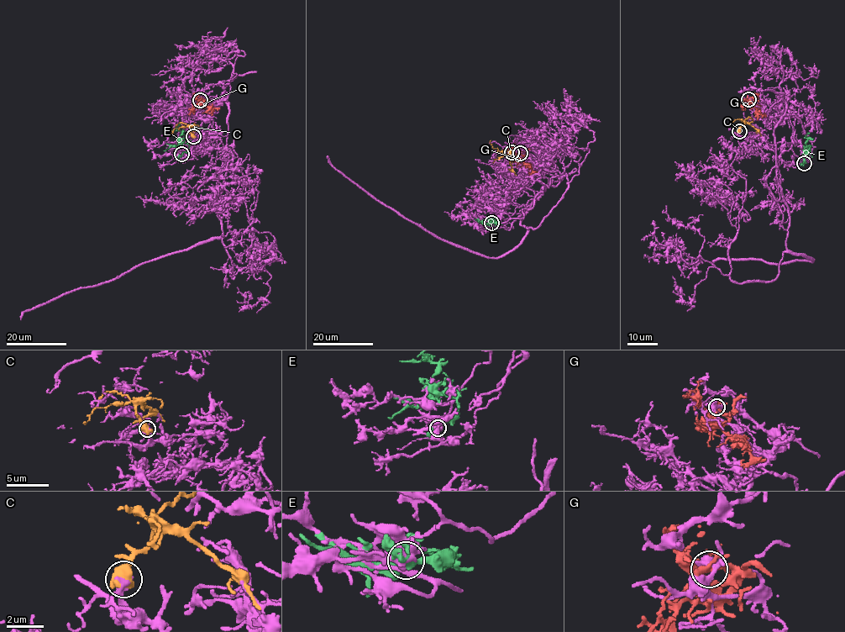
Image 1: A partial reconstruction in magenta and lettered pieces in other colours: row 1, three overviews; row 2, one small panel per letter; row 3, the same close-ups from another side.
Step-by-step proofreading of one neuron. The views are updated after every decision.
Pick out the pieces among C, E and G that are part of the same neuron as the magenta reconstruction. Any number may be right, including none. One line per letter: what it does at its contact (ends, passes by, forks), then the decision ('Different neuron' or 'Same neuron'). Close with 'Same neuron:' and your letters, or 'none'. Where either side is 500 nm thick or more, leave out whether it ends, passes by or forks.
C: Different neuron
E: It forks there. Different neuron
G: It forks there. Different neuron
Same neuron: none

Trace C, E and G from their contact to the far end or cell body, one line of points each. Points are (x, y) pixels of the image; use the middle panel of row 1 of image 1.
C: (511, 152), (503, 154), (494, 148), (490, 140)
E: (491, 223), (499, 221), (490, 219), (485, 224), (479, 223)
G: (520, 153), (524, 157), (522, 161), (532, 169), (528, 171)

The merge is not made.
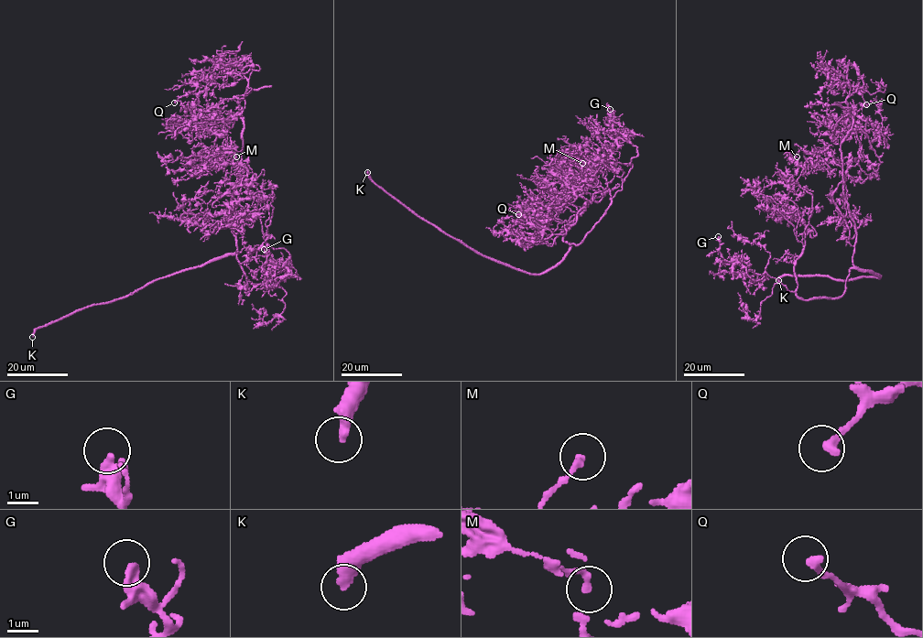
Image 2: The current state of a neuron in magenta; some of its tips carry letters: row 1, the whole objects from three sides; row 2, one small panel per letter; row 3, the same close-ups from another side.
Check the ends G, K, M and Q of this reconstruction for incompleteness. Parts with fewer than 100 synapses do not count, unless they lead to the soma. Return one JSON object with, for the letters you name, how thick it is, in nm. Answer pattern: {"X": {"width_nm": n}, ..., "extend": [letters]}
{"K": {"width_nm": 360}, "extend": ["K"]}

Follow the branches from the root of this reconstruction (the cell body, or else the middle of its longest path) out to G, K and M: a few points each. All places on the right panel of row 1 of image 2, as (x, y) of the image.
G: (851, 215), (853, 266), (846, 290), (827, 298), (805, 300), (765, 272), (754, 281), (726, 262), (718, 236)
K: (851, 215), (856, 234), (853, 264), (880, 276), (844, 280), (819, 274), (795, 275), (778, 280)
M: (851, 215), (846, 290), (799, 297), (795, 263), (812, 197), (797, 180), (797, 156)

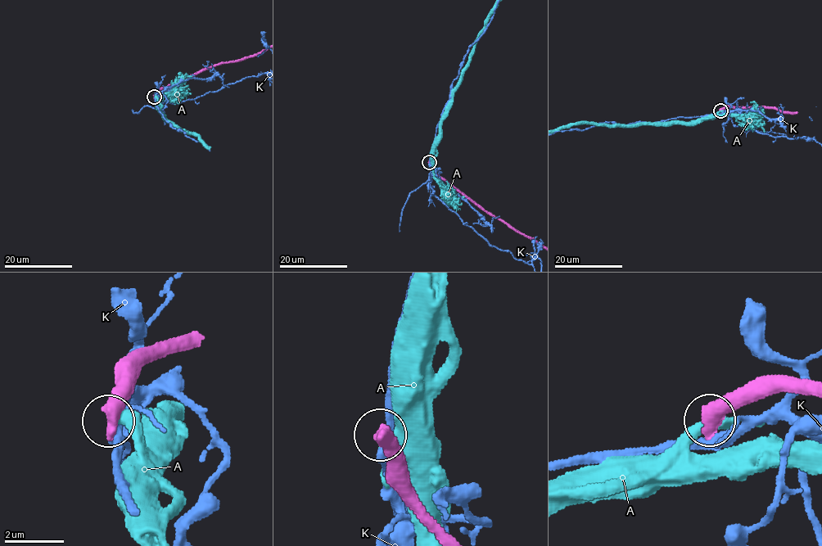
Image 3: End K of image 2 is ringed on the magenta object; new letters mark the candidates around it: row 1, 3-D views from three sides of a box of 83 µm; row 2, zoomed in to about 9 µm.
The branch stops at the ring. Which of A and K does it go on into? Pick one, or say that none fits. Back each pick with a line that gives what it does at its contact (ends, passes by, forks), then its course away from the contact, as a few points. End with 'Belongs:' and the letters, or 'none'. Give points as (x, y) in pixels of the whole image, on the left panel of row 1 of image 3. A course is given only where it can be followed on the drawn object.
Belongs: none

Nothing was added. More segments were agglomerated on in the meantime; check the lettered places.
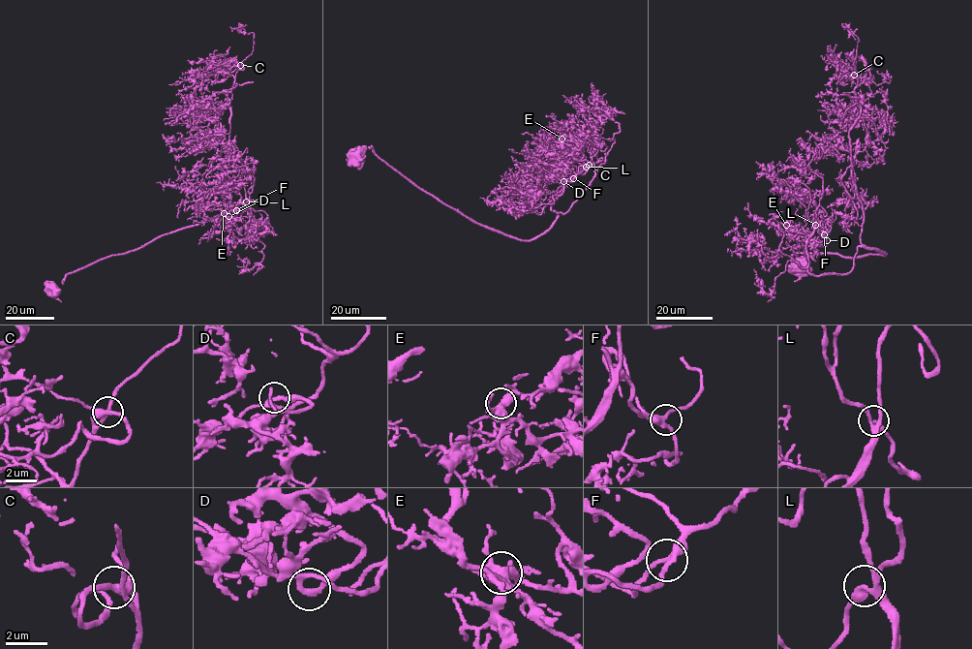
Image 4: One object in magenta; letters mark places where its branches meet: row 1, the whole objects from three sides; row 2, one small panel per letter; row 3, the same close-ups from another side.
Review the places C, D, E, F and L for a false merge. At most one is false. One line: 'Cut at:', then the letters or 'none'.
Cut at: none

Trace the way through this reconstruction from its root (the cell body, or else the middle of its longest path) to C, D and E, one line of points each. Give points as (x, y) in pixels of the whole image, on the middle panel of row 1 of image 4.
C: (356, 155), (370, 146), (448, 205), (528, 240), (551, 227), (551, 206), (589, 165)
D: (356, 155), (370, 146), (444, 203), (523, 240), (567, 211), (594, 164), (563, 181)
E: (356, 155), (370, 146), (473, 220), (529, 240), (594, 174), (594, 164), (576, 160), (561, 139)

